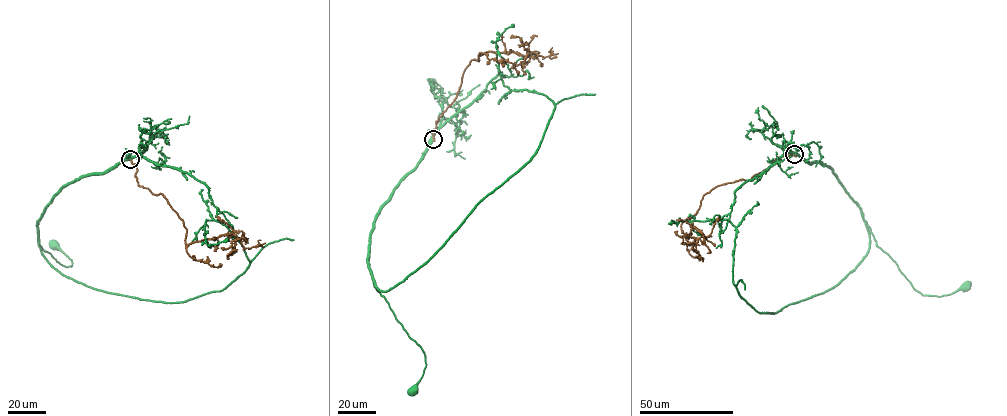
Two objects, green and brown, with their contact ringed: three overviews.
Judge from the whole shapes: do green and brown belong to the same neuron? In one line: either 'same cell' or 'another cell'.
another cell

